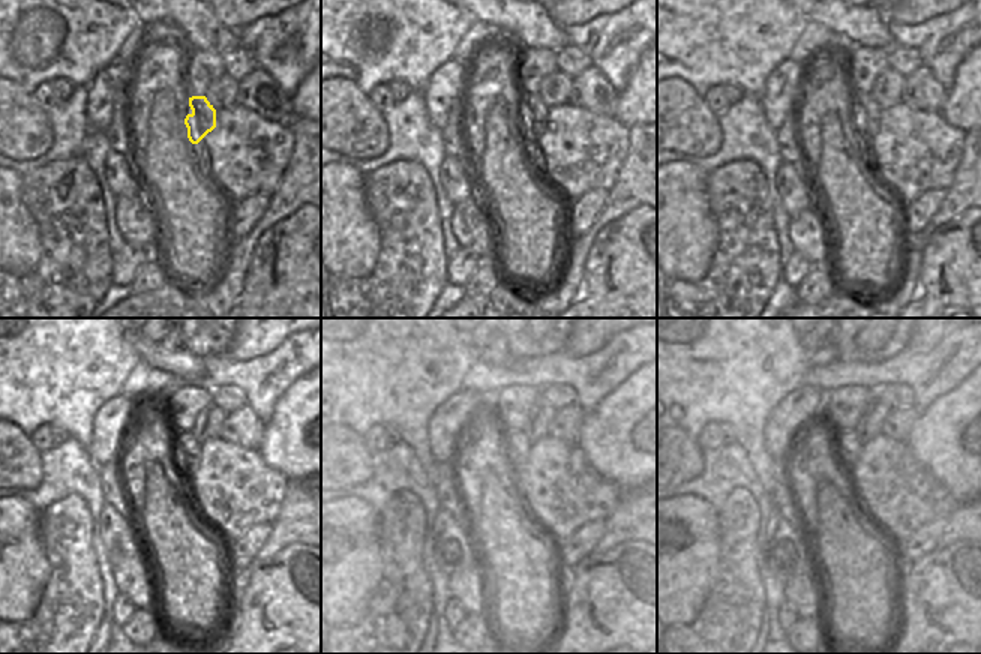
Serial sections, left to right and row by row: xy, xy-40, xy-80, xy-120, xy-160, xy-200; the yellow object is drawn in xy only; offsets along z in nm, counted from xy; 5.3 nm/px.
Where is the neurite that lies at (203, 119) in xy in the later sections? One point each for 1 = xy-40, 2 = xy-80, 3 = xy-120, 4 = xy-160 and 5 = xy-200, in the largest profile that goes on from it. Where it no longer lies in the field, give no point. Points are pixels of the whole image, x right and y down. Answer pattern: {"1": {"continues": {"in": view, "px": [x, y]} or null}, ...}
{"1": {"continues": {"in": "xy-40", "px": [531, 113]}}, "2": {"continues": {"in": "xy-80", "px": [866, 113]}}, "3": {"continues": {"in": "xy-120", "px": [189, 450]}}, "4": {"continues": {"in": "xy-160", "px": [516, 446]}}, "5": {"continues": {"in": "xy-200", "px": [849, 446]}}}

